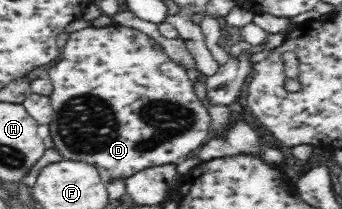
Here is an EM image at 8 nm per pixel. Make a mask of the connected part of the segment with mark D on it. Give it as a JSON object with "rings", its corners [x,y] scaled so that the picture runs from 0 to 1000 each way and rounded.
{"rings":[[[263,124],[202,163],[202,187],[173,258],[173,278],[137,335],[149,388],[155,440],[143,459],[152,474],[155,541],[143,617],[155,660],[155,699],[170,713],[187,761],[240,770],[275,789],[304,871],[316,871],[327,847],[386,842],[424,804],[482,789],[491,780],[523,780],[538,756],[567,737],[614,660],[617,555],[608,522],[588,493],[585,469],[567,450],[567,392],[573,349],[541,335],[503,297],[503,282],[474,239],[456,234],[447,196],[433,167],[392,134],[368,124]]]}

